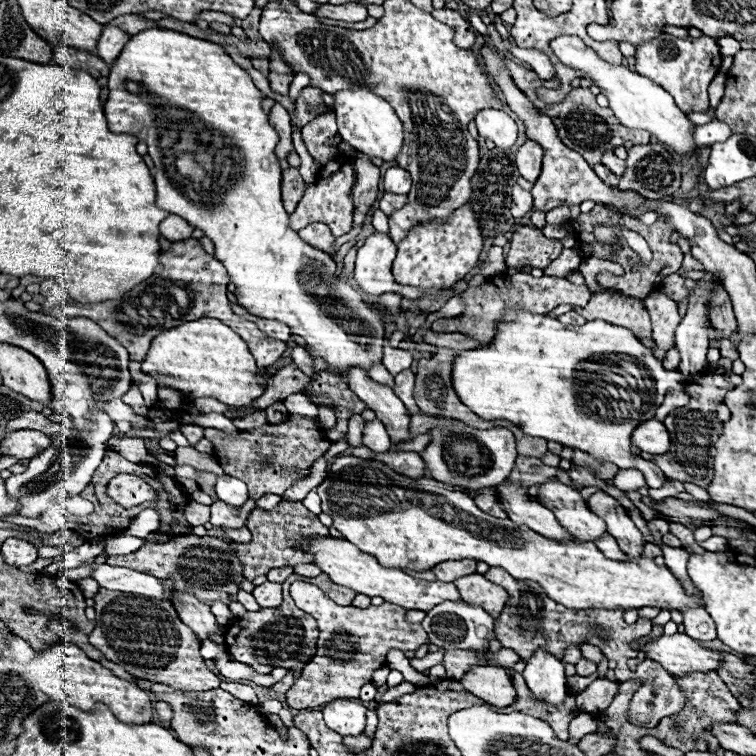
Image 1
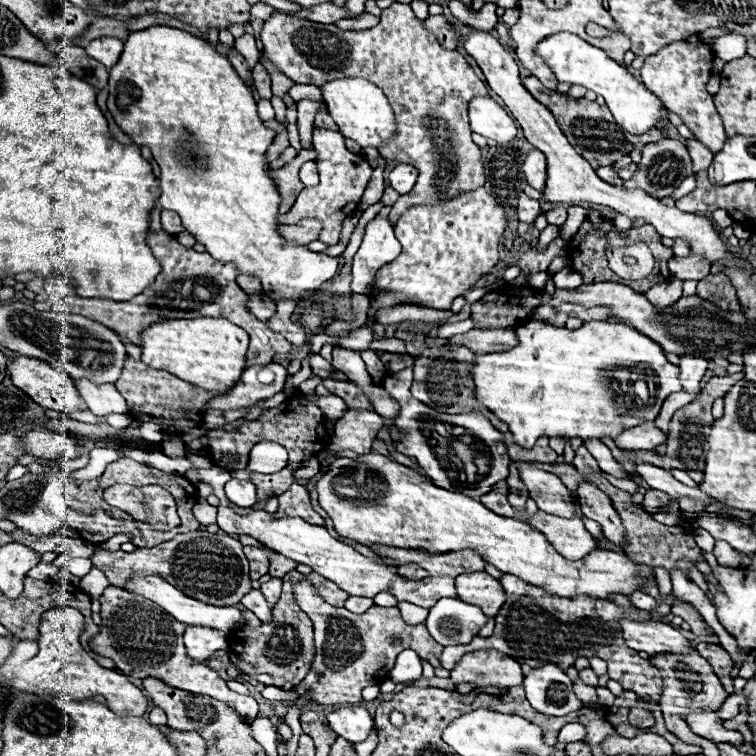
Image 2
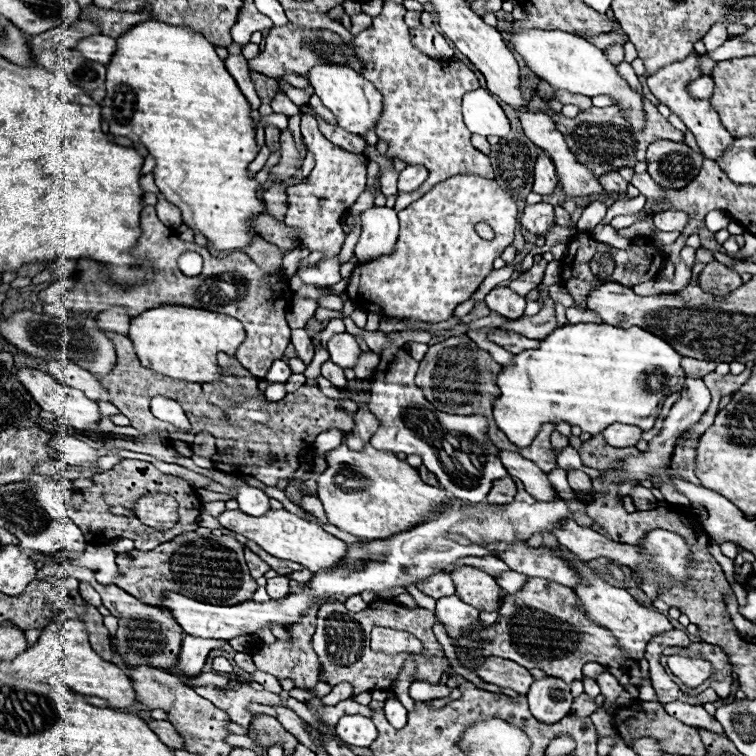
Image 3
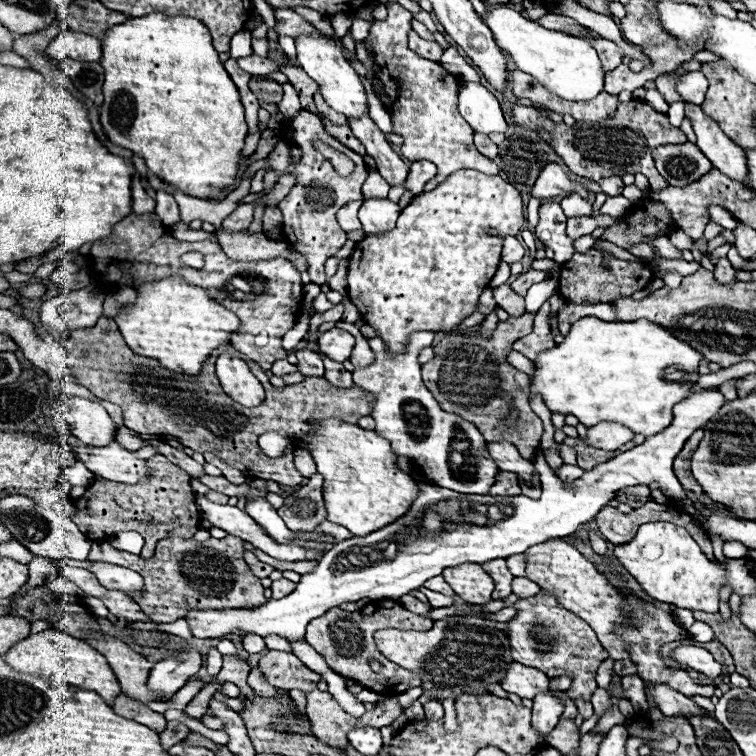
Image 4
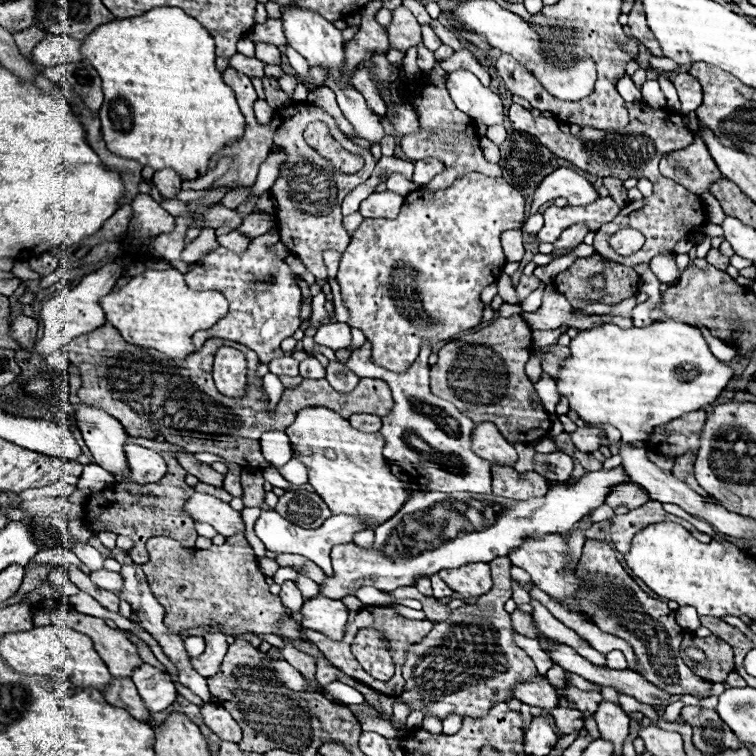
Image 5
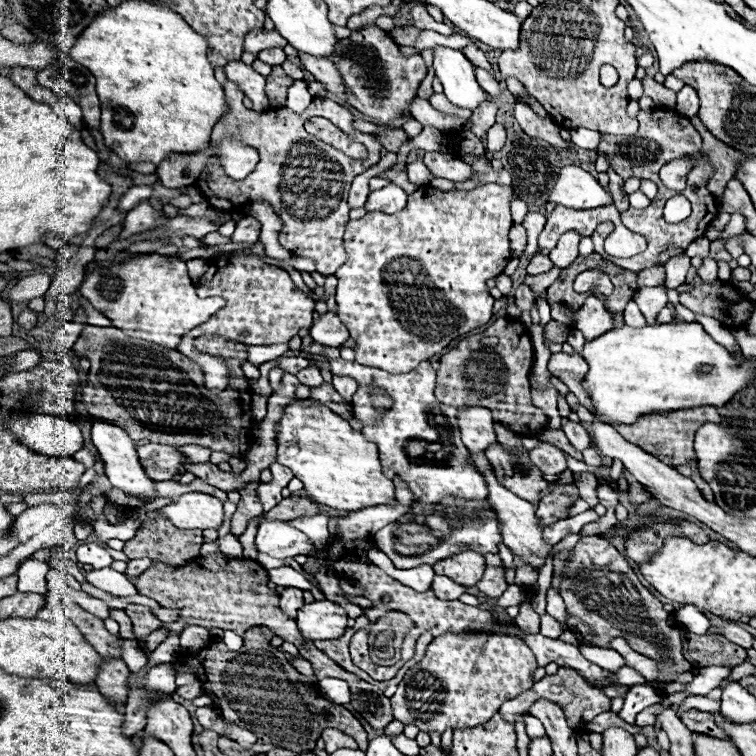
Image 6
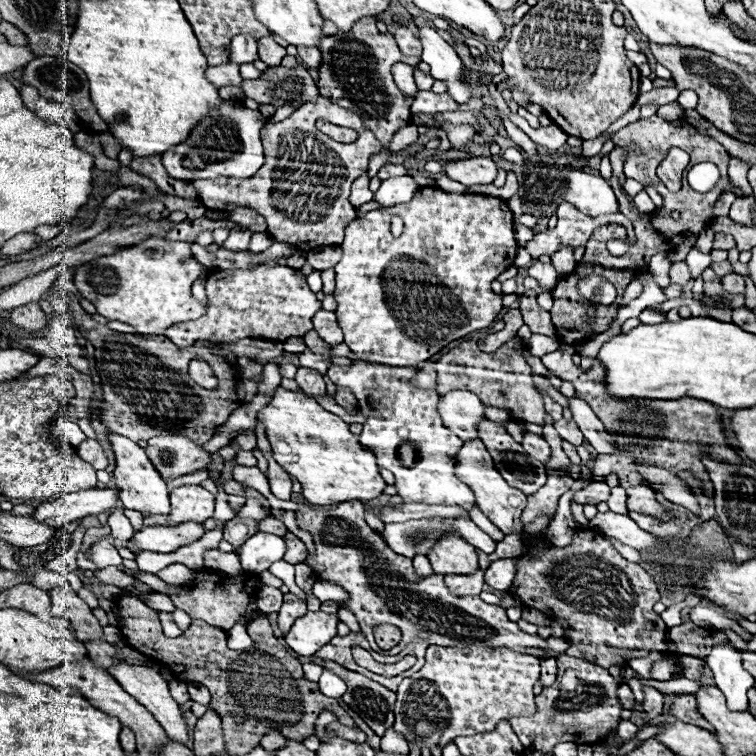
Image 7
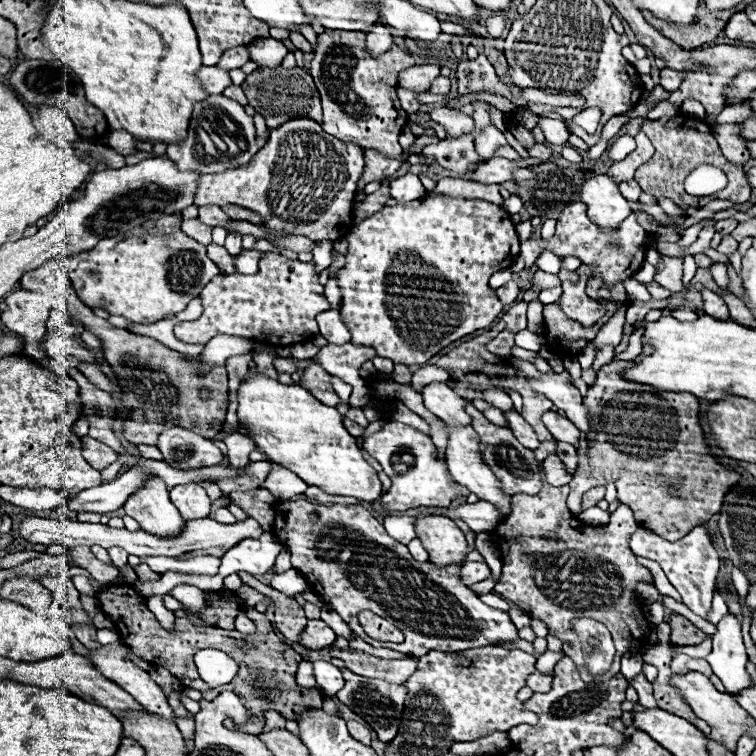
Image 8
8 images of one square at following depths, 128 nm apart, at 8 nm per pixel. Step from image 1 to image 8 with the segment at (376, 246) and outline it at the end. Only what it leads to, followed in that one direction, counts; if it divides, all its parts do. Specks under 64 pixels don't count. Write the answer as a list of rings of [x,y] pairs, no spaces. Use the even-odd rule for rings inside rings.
[[[404,174],[400,178],[394,178],[390,182],[390,194],[392,198],[396,198],[398,202],[412,202],[416,198],[426,196],[426,188],[422,186],[420,178],[416,174]]]

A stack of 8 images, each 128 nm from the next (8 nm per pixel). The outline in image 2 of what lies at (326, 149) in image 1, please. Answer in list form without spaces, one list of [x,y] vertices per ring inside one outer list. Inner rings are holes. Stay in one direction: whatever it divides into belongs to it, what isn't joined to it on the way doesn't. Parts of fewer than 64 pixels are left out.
[[[318,110],[316,114],[316,122],[314,122],[318,128],[326,128],[326,130],[338,130],[332,116],[326,112],[326,110]],[[302,149],[296,158],[290,164],[286,164],[284,168],[268,170],[268,176],[274,180],[274,184],[278,188],[278,194],[282,198],[278,214],[284,214],[284,212],[288,212],[288,208],[292,208],[298,192],[304,188],[304,184],[298,178],[298,170],[300,170],[302,164],[306,161],[312,161],[314,158],[316,158],[315,151]]]

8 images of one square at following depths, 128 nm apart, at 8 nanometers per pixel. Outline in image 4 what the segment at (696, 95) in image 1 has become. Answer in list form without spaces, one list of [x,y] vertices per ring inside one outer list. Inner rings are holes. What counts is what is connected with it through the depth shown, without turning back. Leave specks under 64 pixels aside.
[[[658,76],[658,80],[656,80],[656,88],[662,92],[662,96],[666,98],[666,102],[676,102],[676,100],[680,100],[680,96],[678,96],[676,90],[674,90],[674,82],[672,82],[672,78]],[[686,104],[686,118],[690,118],[692,128],[698,136],[698,148],[708,156],[714,168],[752,190],[748,182],[746,152],[740,146],[736,146],[712,118],[704,116],[700,106]]]

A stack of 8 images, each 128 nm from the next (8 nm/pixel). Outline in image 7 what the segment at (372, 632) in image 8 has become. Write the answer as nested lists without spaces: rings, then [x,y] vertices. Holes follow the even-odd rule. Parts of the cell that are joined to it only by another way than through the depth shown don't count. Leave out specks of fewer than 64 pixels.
[[[378,624],[372,628],[374,630],[374,638],[376,638],[376,644],[382,648],[382,650],[390,650],[394,648],[398,642],[400,642],[400,628],[392,626],[392,624]]]

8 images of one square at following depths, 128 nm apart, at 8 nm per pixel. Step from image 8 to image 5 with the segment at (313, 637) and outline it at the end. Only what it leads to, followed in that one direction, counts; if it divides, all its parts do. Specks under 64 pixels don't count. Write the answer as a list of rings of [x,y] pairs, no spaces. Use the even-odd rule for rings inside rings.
[[[316,596],[302,604],[302,628],[320,632],[332,640],[344,638],[344,624],[348,620],[348,608],[340,600],[328,600]]]

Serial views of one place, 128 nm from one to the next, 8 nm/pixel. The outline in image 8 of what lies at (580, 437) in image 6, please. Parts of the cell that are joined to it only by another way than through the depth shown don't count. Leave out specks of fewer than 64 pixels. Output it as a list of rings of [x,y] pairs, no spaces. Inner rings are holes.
[[[552,410],[544,412],[542,422],[544,422],[544,426],[552,432],[552,436],[554,436],[556,440],[576,444],[576,440],[580,438],[580,430],[578,430],[568,418],[564,418],[564,416],[560,416],[560,414],[552,412]]]

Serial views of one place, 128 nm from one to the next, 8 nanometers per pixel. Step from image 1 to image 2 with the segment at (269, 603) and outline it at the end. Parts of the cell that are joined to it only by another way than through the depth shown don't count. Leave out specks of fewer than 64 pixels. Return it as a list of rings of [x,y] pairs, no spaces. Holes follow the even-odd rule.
[[[272,578],[272,580],[264,582],[264,584],[260,586],[260,590],[262,590],[262,594],[266,596],[266,600],[268,600],[270,604],[276,604],[278,598],[280,598],[280,592],[282,592],[282,580],[280,580],[280,578]]]

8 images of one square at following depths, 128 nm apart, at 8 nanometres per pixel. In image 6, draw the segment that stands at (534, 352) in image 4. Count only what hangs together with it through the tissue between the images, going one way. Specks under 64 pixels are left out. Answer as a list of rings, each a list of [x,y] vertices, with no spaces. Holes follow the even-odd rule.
[[[564,352],[552,354],[550,362],[548,362],[548,372],[552,376],[560,378],[568,386],[568,390],[576,394],[578,402],[582,406],[586,406],[590,412],[594,412],[592,400],[590,400],[588,392],[582,386],[582,380],[584,380],[584,376],[588,372],[588,364],[580,354],[576,354],[576,352],[574,354],[564,354]]]

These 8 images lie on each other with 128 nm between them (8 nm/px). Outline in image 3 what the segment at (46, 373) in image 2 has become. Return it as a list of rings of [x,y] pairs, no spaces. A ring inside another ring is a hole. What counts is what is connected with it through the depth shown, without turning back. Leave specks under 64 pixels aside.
[[[24,368],[18,372],[18,380],[28,388],[42,410],[68,420],[78,434],[86,436],[88,426],[96,426],[102,420],[102,414],[94,400],[88,400],[76,388],[56,382],[42,370]]]

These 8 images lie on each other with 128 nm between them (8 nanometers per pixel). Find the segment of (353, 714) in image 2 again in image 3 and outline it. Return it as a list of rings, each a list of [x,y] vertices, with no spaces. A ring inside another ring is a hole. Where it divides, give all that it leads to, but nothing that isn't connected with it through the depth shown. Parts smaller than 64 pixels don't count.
[[[352,714],[352,716],[340,718],[340,722],[336,726],[336,734],[350,746],[368,748],[372,744],[372,740],[376,740],[376,726],[370,718]]]

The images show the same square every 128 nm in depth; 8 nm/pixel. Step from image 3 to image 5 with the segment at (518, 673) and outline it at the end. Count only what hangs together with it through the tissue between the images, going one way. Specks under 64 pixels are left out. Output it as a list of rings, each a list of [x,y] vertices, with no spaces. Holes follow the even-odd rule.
[[[538,676],[532,682],[518,684],[514,688],[514,698],[522,700],[528,706],[536,706],[540,710],[546,710],[548,714],[552,714],[552,710],[558,706],[558,694],[544,676]]]

